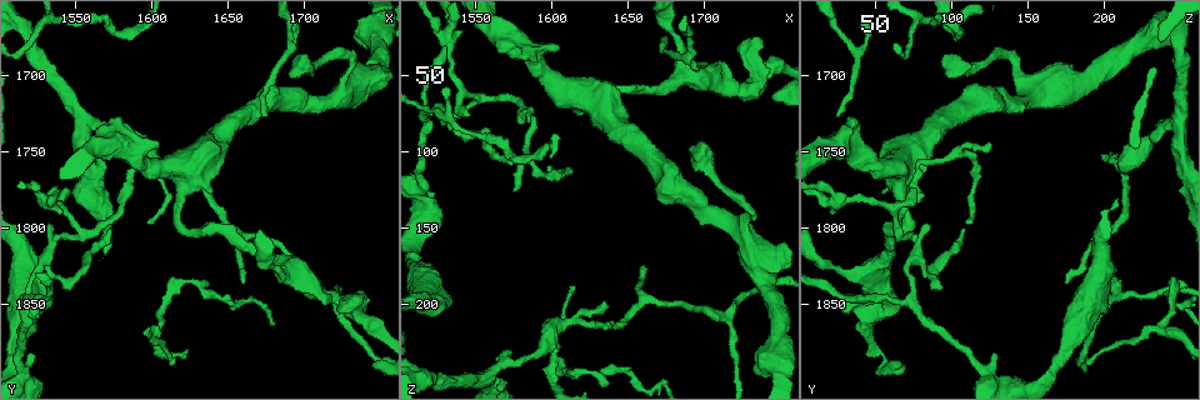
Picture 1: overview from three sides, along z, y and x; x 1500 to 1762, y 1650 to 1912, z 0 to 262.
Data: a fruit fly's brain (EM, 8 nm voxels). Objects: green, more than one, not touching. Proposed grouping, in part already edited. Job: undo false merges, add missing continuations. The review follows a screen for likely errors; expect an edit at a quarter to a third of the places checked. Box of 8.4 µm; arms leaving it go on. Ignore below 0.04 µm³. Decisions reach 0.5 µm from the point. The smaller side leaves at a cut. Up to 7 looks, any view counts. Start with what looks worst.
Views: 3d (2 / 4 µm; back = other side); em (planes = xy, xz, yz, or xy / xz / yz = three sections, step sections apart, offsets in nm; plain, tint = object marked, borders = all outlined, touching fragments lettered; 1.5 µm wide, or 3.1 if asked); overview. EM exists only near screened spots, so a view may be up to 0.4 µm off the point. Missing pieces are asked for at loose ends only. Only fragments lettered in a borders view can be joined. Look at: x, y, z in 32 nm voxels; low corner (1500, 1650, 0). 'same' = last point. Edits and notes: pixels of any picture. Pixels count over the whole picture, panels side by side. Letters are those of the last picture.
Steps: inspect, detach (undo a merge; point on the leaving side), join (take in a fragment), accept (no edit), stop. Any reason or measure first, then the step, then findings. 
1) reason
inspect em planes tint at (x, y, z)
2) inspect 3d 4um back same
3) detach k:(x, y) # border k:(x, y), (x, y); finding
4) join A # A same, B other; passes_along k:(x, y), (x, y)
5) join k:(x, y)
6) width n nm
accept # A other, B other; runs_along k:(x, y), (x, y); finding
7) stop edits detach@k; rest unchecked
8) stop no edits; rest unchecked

an open end
inspect em planes tint at (1614, 1890, 188)

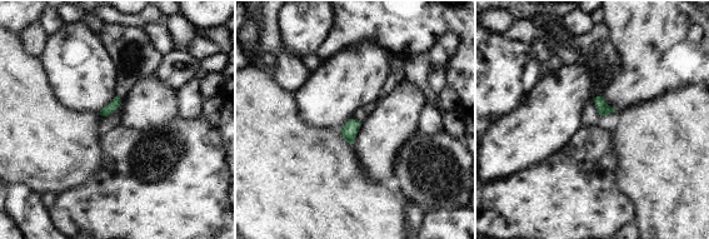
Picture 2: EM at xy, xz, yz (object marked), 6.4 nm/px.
inspect em planes borders same

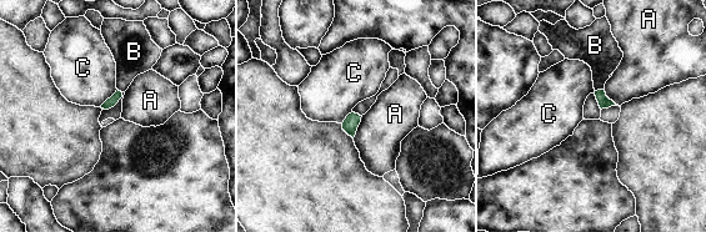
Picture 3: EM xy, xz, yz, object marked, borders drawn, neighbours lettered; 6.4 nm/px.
join B # A other, B same, C other; passes_along 3:(604, 101), (599, 90), (600, 51); it goes on there

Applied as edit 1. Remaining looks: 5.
thin end
inspect 3d 4um at (1532, 1796, 84)

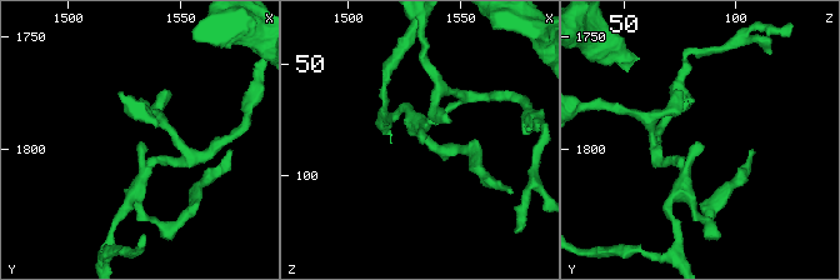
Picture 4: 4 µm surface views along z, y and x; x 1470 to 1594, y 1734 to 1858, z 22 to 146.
shape alone is not enough
inspect em planes borders at (1533, 1797, 83)

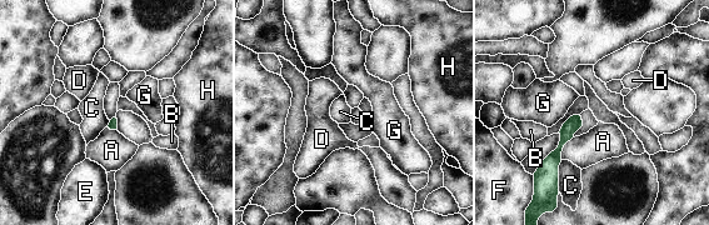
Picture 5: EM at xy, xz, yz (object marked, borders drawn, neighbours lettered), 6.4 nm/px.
accept # A other, B other, C other, D other, E other, F other, G other, H other; border 5:(562, 160), (559, 165), (558, 191); none of them fits

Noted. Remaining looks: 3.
tapers out
inspect em planes tint at (1576, 1744, 126)

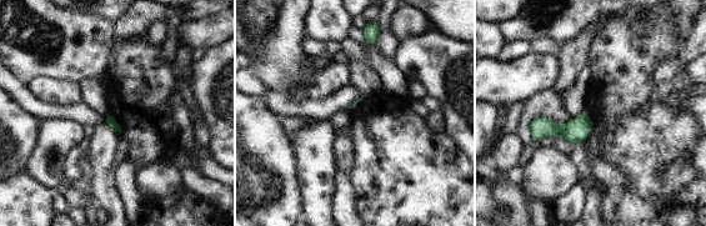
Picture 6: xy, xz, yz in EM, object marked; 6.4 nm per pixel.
what lies round it
inspect em planes borders same

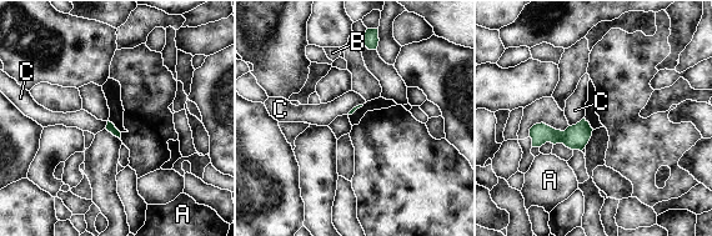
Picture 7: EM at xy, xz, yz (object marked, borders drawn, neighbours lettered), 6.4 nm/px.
accept # A other, B other, C other; border 7:(583, 116), (570, 126); none of them fits

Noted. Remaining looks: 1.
stop edits join@3; rest unchecked

